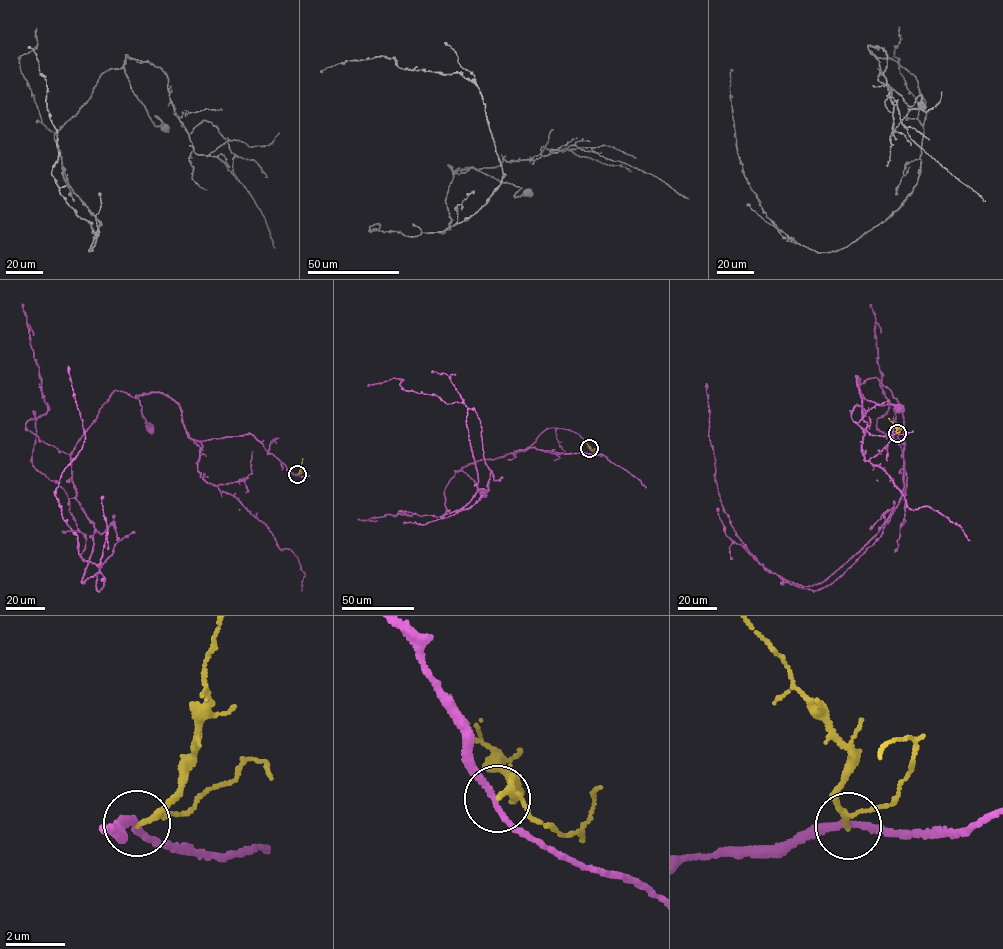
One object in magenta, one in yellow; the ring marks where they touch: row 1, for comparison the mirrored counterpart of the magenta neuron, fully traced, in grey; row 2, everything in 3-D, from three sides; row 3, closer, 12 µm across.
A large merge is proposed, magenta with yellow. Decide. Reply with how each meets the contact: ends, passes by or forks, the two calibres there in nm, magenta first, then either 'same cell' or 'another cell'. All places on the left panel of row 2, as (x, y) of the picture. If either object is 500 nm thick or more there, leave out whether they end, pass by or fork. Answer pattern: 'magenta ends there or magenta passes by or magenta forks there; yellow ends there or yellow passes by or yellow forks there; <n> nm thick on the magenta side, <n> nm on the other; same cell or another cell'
magenta passes by; yellow passes by; 200 nm thick on the magenta side, 140 nm on the other; another cell

